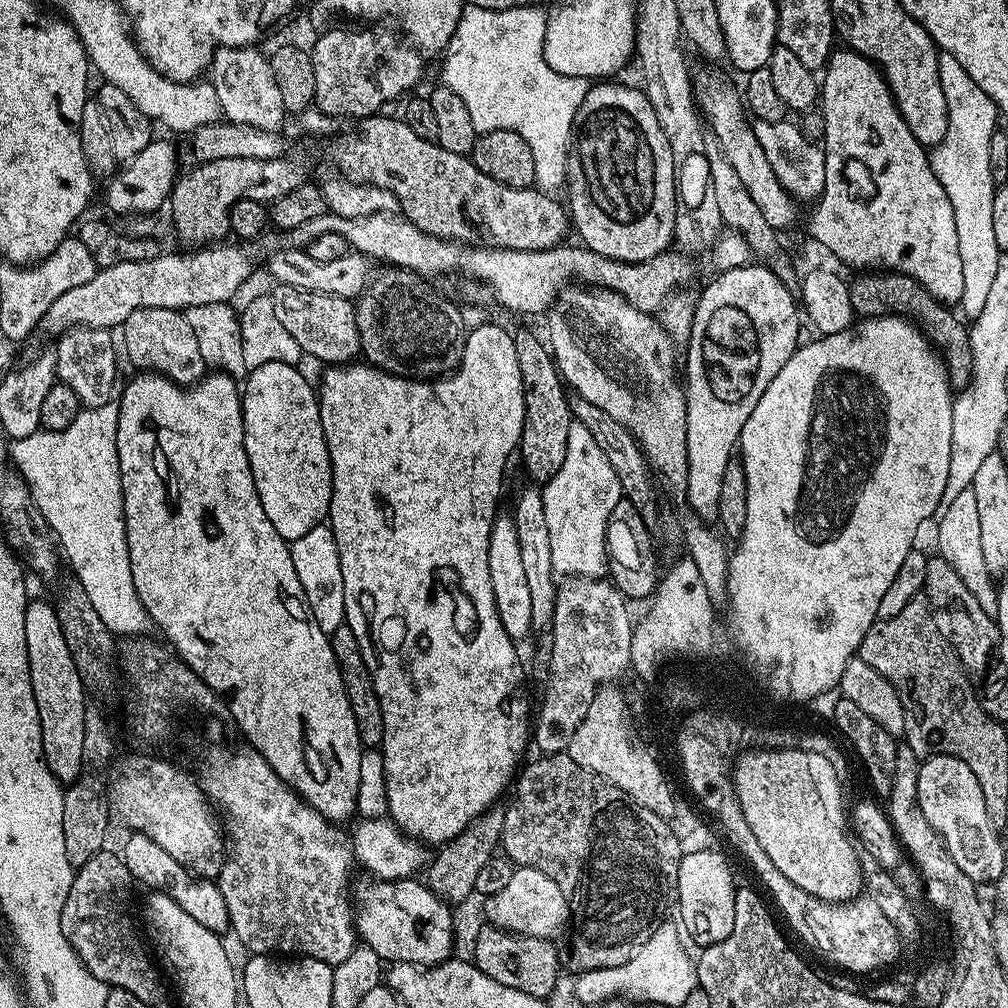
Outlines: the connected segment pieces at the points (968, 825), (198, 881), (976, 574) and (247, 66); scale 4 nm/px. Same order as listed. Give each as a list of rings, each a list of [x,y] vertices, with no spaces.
[[[953,756],[927,757],[918,770],[918,804],[950,858],[958,862],[958,870],[977,886],[992,886],[1006,863],[1004,844],[1000,841],[1001,833],[986,814],[986,798],[982,798],[982,786],[978,786],[978,778],[974,778],[970,766]]]
[[[132,832],[130,838],[132,840],[128,840],[124,844],[122,859],[126,870],[131,872],[133,881],[139,885],[140,883],[145,884],[145,889],[165,892],[170,898],[174,898],[174,902],[178,902],[182,906],[182,910],[186,910],[190,914],[190,918],[197,920],[200,925],[217,930],[222,934],[229,931],[226,898],[222,898],[219,883],[213,883],[208,878],[190,878],[188,869],[182,867],[178,862],[174,862],[174,858],[170,858],[170,854],[166,854],[166,850],[162,850],[162,846],[158,846],[158,842],[148,840],[146,834]]]
[[[972,486],[962,489],[961,493],[955,497],[942,520],[936,523],[936,529],[938,529],[936,532],[937,553],[944,557],[950,566],[954,566],[954,570],[961,575],[962,582],[965,583],[970,594],[977,599],[978,606],[994,618],[998,610],[999,587],[994,574],[986,564],[986,558],[983,557],[979,507]]]
[[[256,46],[217,48],[210,65],[210,83],[218,94],[220,111],[225,121],[245,124],[260,132],[279,133],[286,119],[282,94],[278,90],[278,82],[274,82],[269,57],[263,56],[258,49]]]

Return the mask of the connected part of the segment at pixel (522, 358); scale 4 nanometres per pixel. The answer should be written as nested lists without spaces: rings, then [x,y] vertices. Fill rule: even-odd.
[[[528,328],[515,329],[514,354],[518,354],[518,374],[522,374],[524,387],[524,429],[518,445],[518,460],[520,456],[532,479],[529,481],[543,486],[558,474],[566,458],[566,441],[570,439],[570,426],[574,423],[570,396],[560,378],[556,361],[541,337],[539,340]]]

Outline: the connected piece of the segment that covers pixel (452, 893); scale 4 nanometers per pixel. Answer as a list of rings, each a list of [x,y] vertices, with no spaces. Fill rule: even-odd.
[[[493,806],[483,812],[482,815],[476,816],[462,834],[455,836],[450,843],[443,845],[437,851],[439,852],[437,856],[435,853],[427,865],[426,883],[428,889],[452,906],[462,902],[468,895],[475,893],[478,870],[482,870],[492,855],[495,855],[500,844],[500,834],[504,821],[504,808]]]

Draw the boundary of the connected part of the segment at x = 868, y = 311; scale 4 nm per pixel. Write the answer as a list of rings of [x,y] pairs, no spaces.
[[[864,270],[853,276],[856,277],[848,280],[848,289],[857,317],[903,316],[911,320],[938,349],[948,368],[948,379],[951,380],[953,389],[967,387],[972,379],[971,338],[965,321],[949,305],[934,299],[913,276],[901,272]]]

